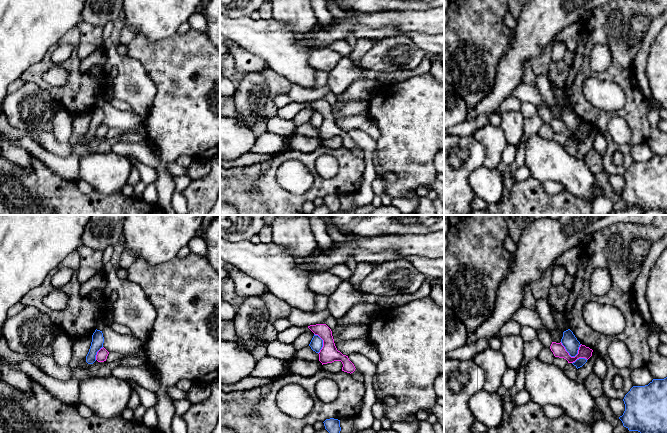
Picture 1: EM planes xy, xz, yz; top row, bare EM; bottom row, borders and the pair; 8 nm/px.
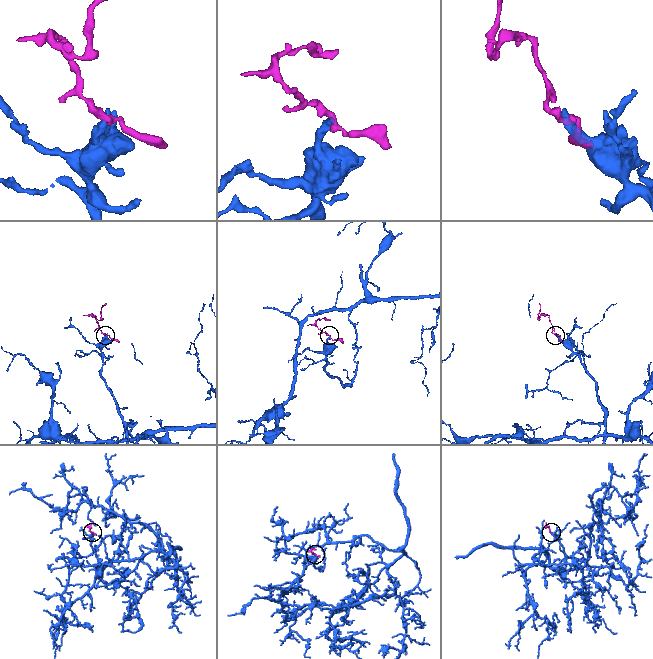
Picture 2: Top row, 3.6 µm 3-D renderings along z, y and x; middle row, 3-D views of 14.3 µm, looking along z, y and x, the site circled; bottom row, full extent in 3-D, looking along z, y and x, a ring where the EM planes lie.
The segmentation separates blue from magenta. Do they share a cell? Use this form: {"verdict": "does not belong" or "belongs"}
{"verdict": "does not belong"}

